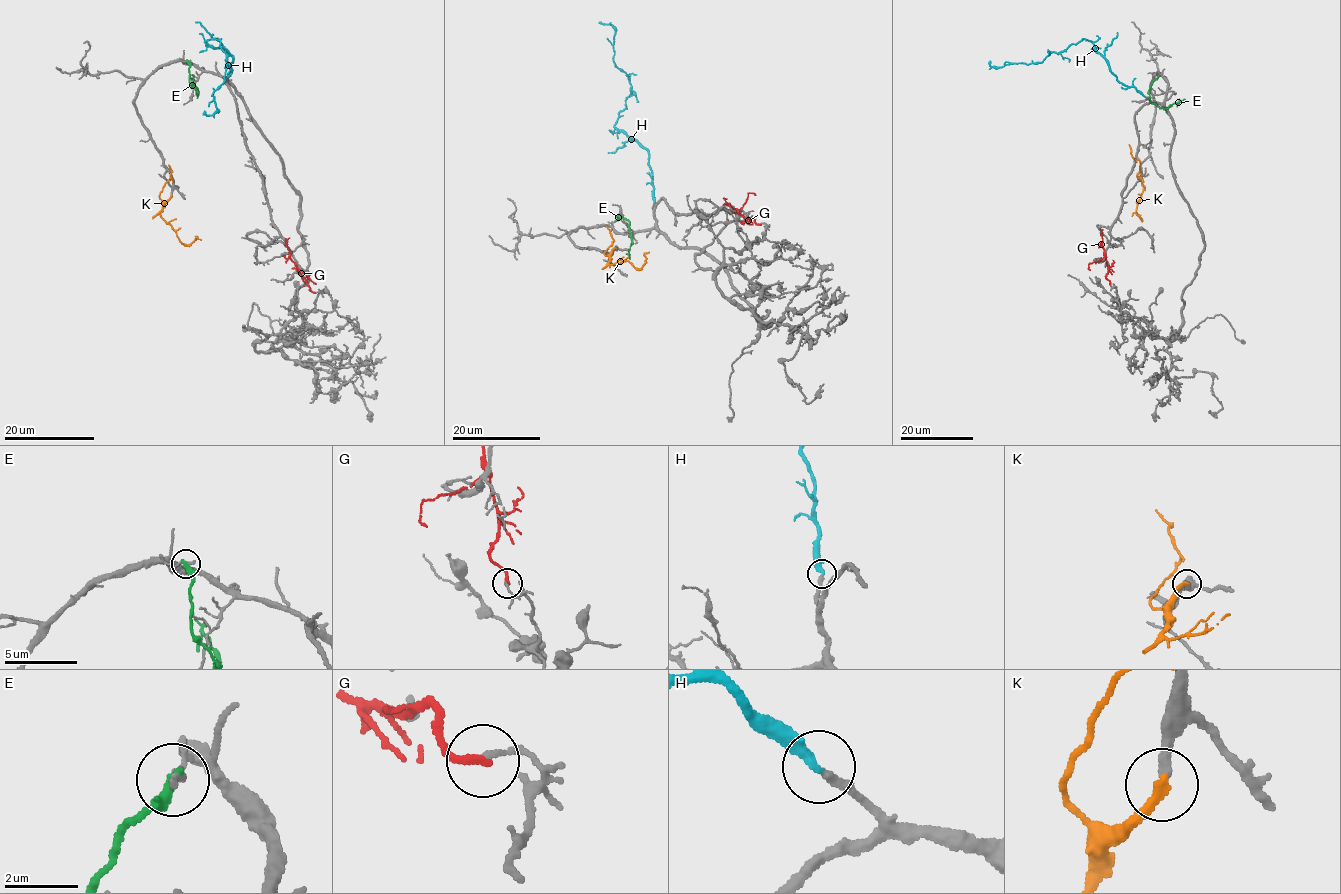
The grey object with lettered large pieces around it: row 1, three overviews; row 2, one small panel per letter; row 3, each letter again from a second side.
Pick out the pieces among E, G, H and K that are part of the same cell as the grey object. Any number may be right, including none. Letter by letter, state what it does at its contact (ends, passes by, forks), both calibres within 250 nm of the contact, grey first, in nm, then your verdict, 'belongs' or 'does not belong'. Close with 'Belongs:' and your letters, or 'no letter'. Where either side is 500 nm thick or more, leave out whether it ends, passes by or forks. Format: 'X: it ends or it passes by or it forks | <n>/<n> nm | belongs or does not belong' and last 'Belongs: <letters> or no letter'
E: it ends | 160/360 nm | does not belong
G: it ends | 120/200 nm | does not belong
H: it ends | 240/360 nm | belongs
K: it ends | 280/280 nm | belongs
Belongs: H, K

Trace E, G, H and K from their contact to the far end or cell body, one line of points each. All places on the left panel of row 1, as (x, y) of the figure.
E: (188, 60), (189, 81), (197, 94), (193, 75)
G: (314, 293), (289, 257), (286, 245), (289, 237)
H: (229, 75), (232, 56), (205, 43), (219, 41), (227, 62), (225, 80), (212, 94), (218, 110), (202, 113)
K: (171, 195), (162, 205), (161, 216), (185, 244), (196, 236), (201, 240)

